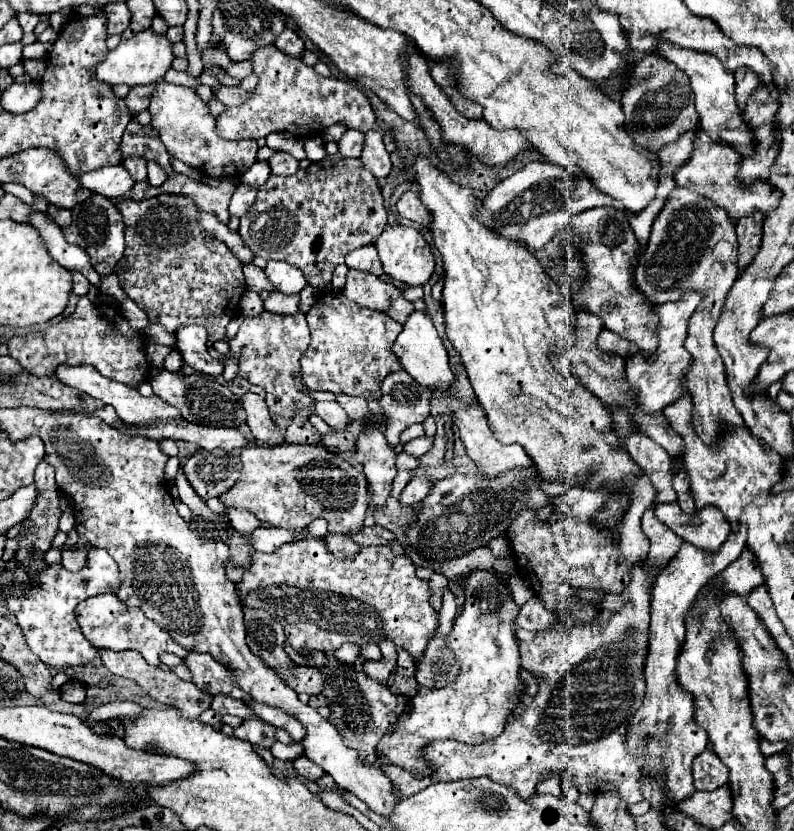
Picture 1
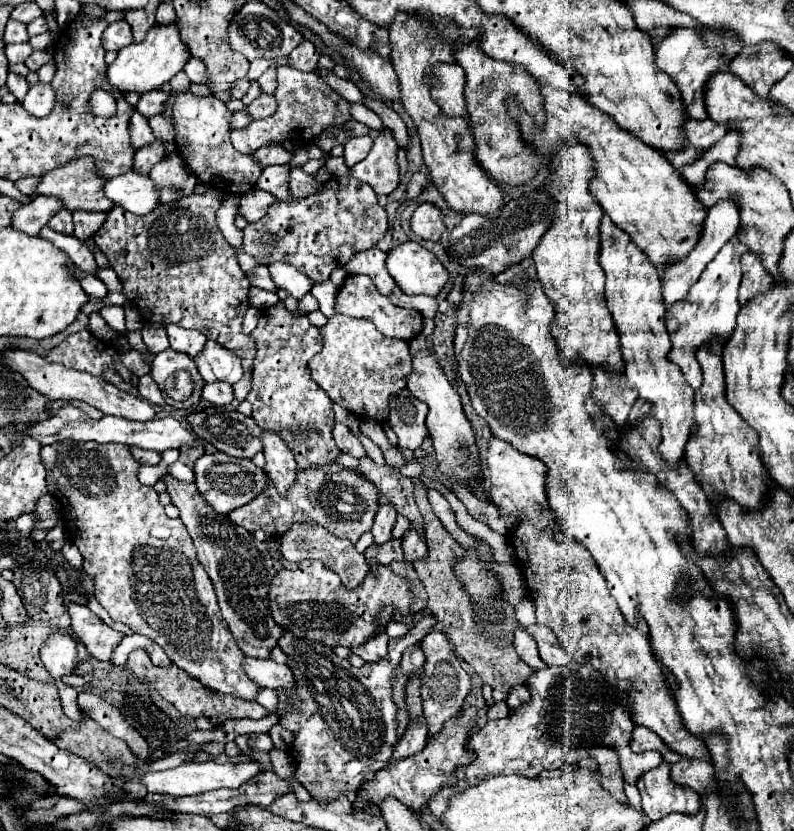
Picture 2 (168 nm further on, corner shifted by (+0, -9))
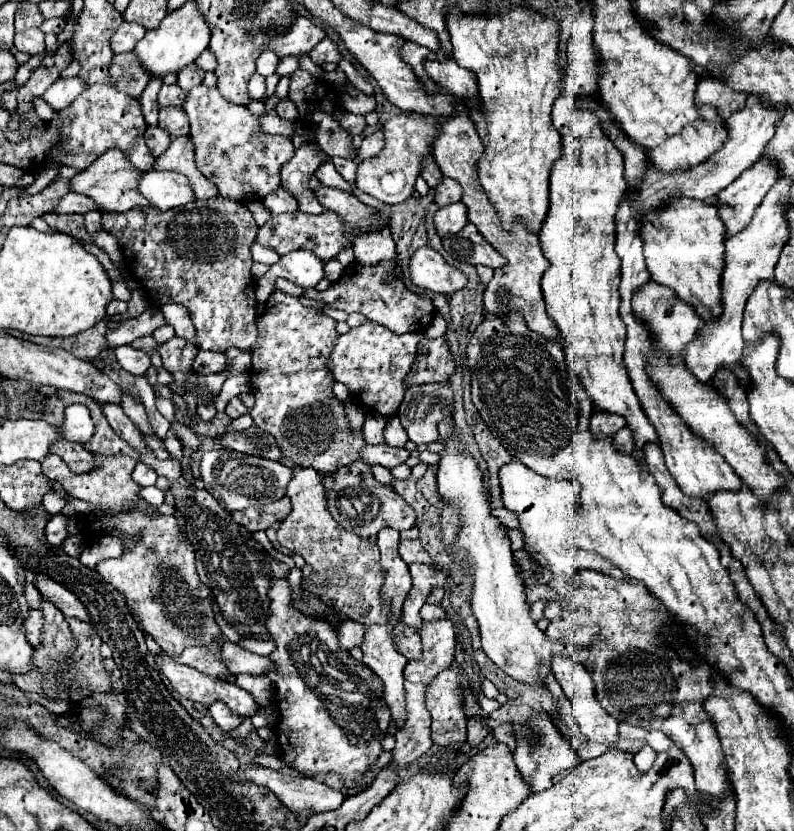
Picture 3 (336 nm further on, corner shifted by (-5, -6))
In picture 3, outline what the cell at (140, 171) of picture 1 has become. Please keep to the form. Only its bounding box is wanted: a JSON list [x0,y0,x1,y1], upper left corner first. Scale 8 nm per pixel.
[144,126,172,156]

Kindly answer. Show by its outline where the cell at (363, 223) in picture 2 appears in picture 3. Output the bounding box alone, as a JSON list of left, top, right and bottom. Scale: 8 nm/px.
[256,212,358,262]

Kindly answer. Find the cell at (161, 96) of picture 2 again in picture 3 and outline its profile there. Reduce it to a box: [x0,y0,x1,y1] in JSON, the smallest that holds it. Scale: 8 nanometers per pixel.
[158,84,186,106]

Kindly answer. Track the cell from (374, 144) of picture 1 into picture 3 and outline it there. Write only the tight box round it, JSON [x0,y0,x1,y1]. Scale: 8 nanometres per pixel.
[356,116,440,204]

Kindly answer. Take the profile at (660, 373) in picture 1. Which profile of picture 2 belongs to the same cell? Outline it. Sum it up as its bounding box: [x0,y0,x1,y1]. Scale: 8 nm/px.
[665,237,747,389]

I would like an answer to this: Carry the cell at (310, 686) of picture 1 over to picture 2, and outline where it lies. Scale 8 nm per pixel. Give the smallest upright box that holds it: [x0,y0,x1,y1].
[245,659,295,689]

